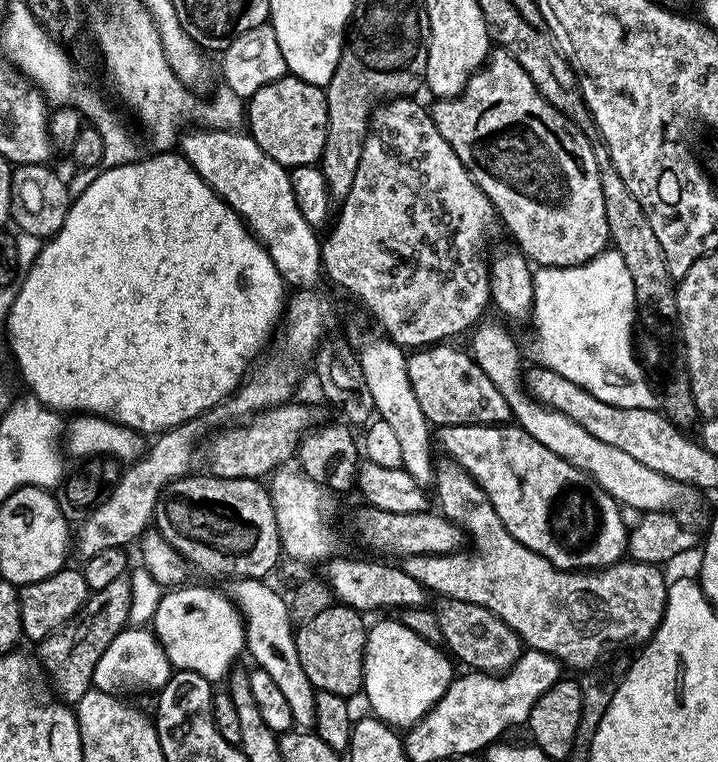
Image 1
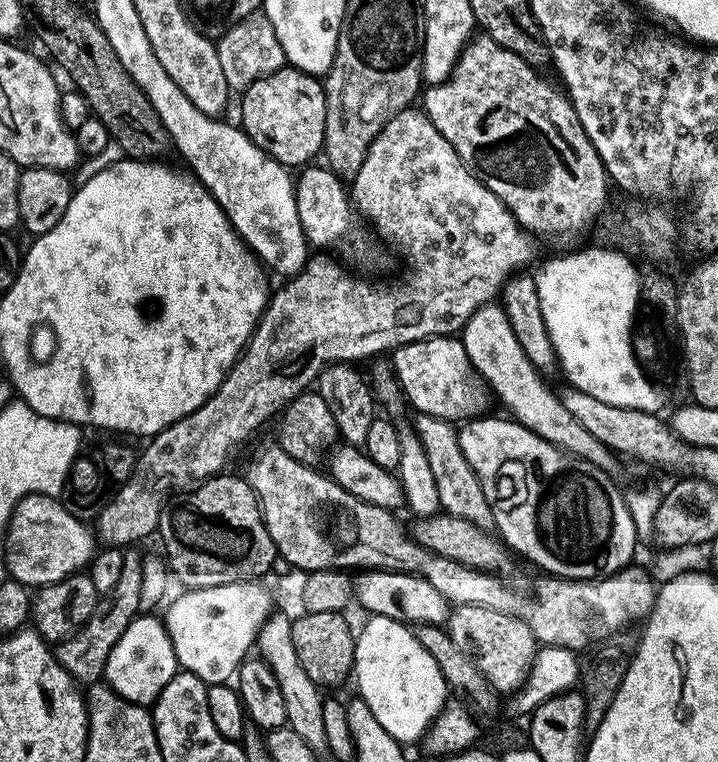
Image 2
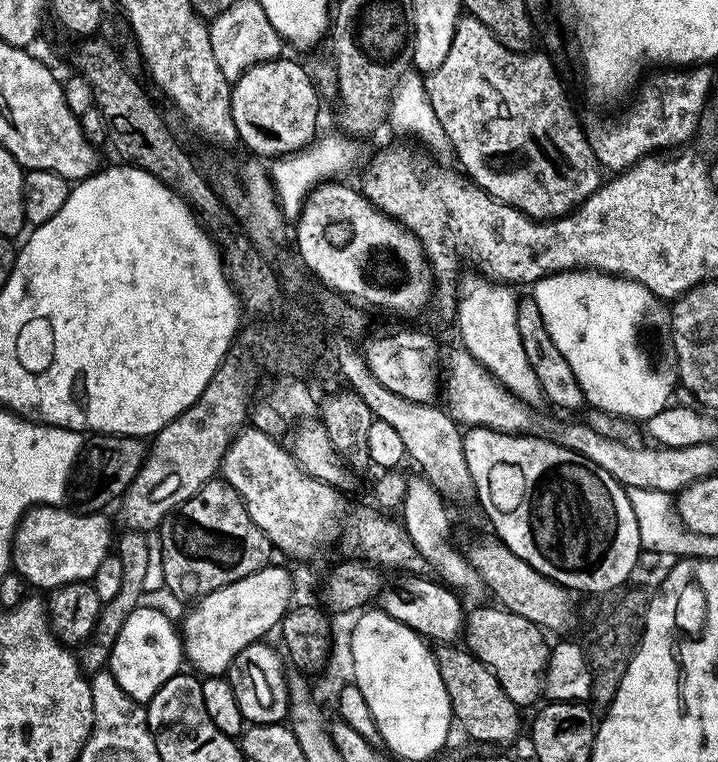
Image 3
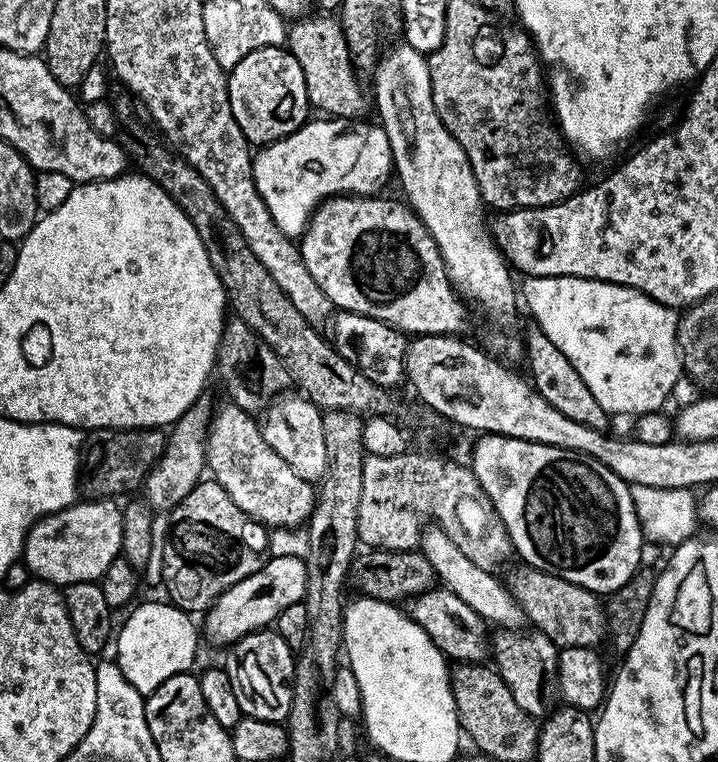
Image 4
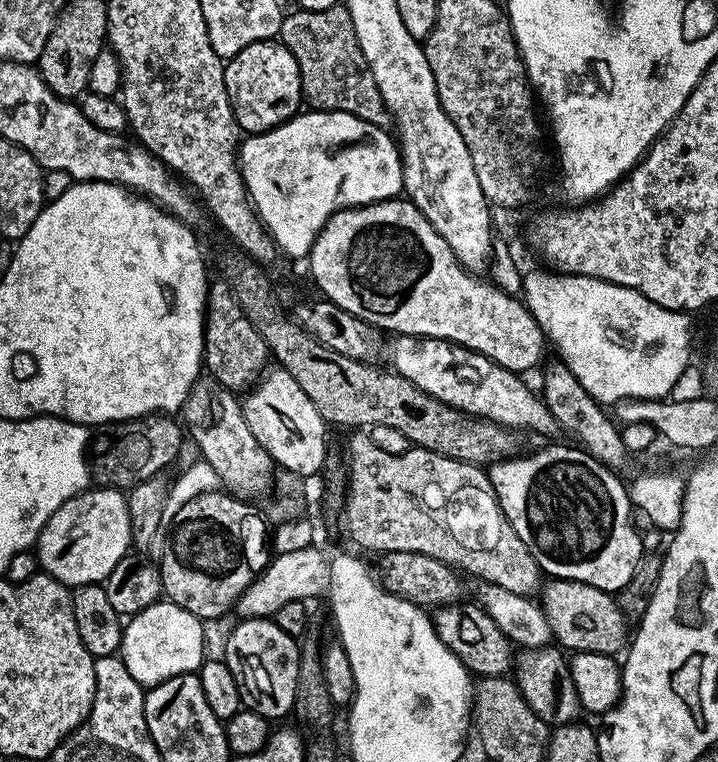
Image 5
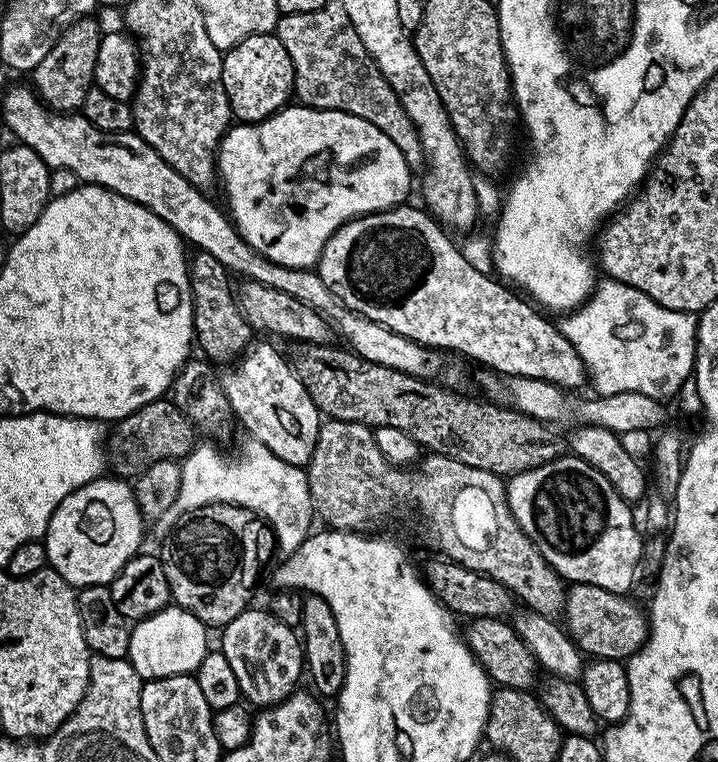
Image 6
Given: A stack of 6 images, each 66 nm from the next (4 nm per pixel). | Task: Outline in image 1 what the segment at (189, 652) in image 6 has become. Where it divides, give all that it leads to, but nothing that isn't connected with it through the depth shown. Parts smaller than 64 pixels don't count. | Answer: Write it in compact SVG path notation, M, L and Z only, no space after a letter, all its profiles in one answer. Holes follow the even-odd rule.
M129 626L120 631L118 638L106 646L106 654L98 658L98 666L94 666L92 687L121 698L133 698L143 692L156 694L166 686L173 671L172 663L156 641L156 633L144 626Z

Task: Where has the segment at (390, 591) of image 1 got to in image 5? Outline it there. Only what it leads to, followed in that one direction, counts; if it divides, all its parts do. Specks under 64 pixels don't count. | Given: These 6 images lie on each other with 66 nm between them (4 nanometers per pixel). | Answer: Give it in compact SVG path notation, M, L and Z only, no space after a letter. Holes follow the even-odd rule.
M468 603L441 604L435 609L434 615L432 616L432 624L436 627L438 638L442 638L442 642L467 666L469 673L473 677L507 677L514 668L514 645L512 641L506 638L506 634L498 628L497 623L494 622L494 618L490 618L490 614L486 614L479 603Z

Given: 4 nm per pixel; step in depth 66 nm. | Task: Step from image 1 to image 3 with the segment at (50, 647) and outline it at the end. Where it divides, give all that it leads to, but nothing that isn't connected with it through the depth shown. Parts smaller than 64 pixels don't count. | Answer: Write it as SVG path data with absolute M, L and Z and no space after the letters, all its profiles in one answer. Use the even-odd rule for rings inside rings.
M124 530L121 533L115 541L114 554L122 562L122 587L114 598L110 598L108 604L101 607L96 628L78 652L80 666L88 674L95 674L107 665L114 642L126 623L126 618L130 618L134 609L141 607L143 600L140 599L146 596L146 570L150 563L150 546L147 545L147 538L145 533L135 530Z

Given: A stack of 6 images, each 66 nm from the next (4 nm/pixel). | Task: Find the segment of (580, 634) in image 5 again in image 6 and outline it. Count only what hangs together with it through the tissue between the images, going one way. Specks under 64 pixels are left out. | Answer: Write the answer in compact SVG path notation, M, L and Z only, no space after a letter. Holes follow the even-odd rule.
M572 584L566 601L566 631L581 653L597 660L627 661L648 640L649 617L635 599L593 584Z

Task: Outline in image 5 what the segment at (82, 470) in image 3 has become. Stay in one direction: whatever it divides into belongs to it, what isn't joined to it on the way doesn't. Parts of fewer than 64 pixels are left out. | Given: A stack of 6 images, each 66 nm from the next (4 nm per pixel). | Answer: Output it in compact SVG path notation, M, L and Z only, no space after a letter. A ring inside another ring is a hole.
M157 414L154 416L143 416L141 420L126 420L123 422L117 422L107 429L108 432L105 436L100 436L91 441L90 444L90 476L93 481L101 488L119 488L121 490L127 490L138 486L138 482L146 482L146 478L151 476L161 475L165 470L163 468L168 468L176 459L180 456L180 428L182 432L182 424L179 419L173 418L168 414Z

